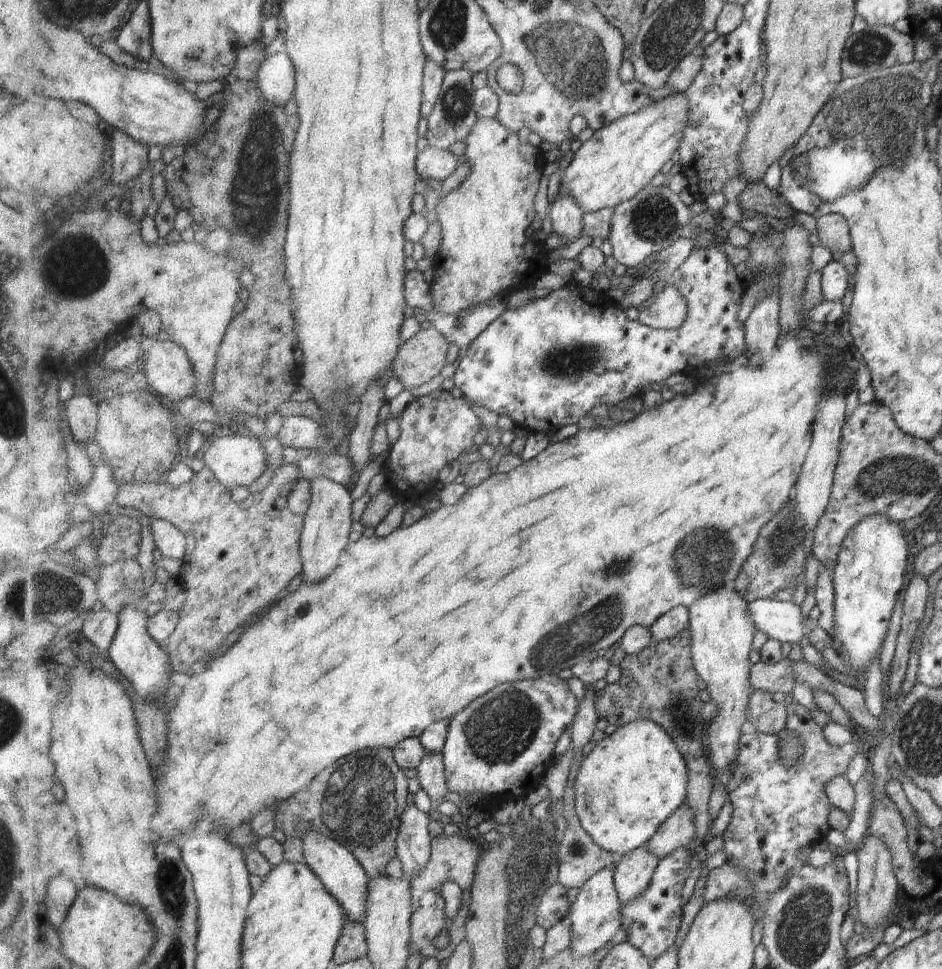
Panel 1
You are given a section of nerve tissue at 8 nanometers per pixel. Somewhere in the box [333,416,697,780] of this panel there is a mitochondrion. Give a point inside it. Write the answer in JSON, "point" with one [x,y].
{"point":[564,641]}

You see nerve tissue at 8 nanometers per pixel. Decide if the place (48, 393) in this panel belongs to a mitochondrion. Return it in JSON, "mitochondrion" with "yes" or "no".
{"mitochondrion":"no"}

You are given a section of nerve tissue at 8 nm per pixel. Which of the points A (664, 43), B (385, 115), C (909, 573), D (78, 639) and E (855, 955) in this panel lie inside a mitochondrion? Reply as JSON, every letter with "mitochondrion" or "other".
{"A":"mitochondrion","B":"other","C":"other","D":"other","E":"other"}

